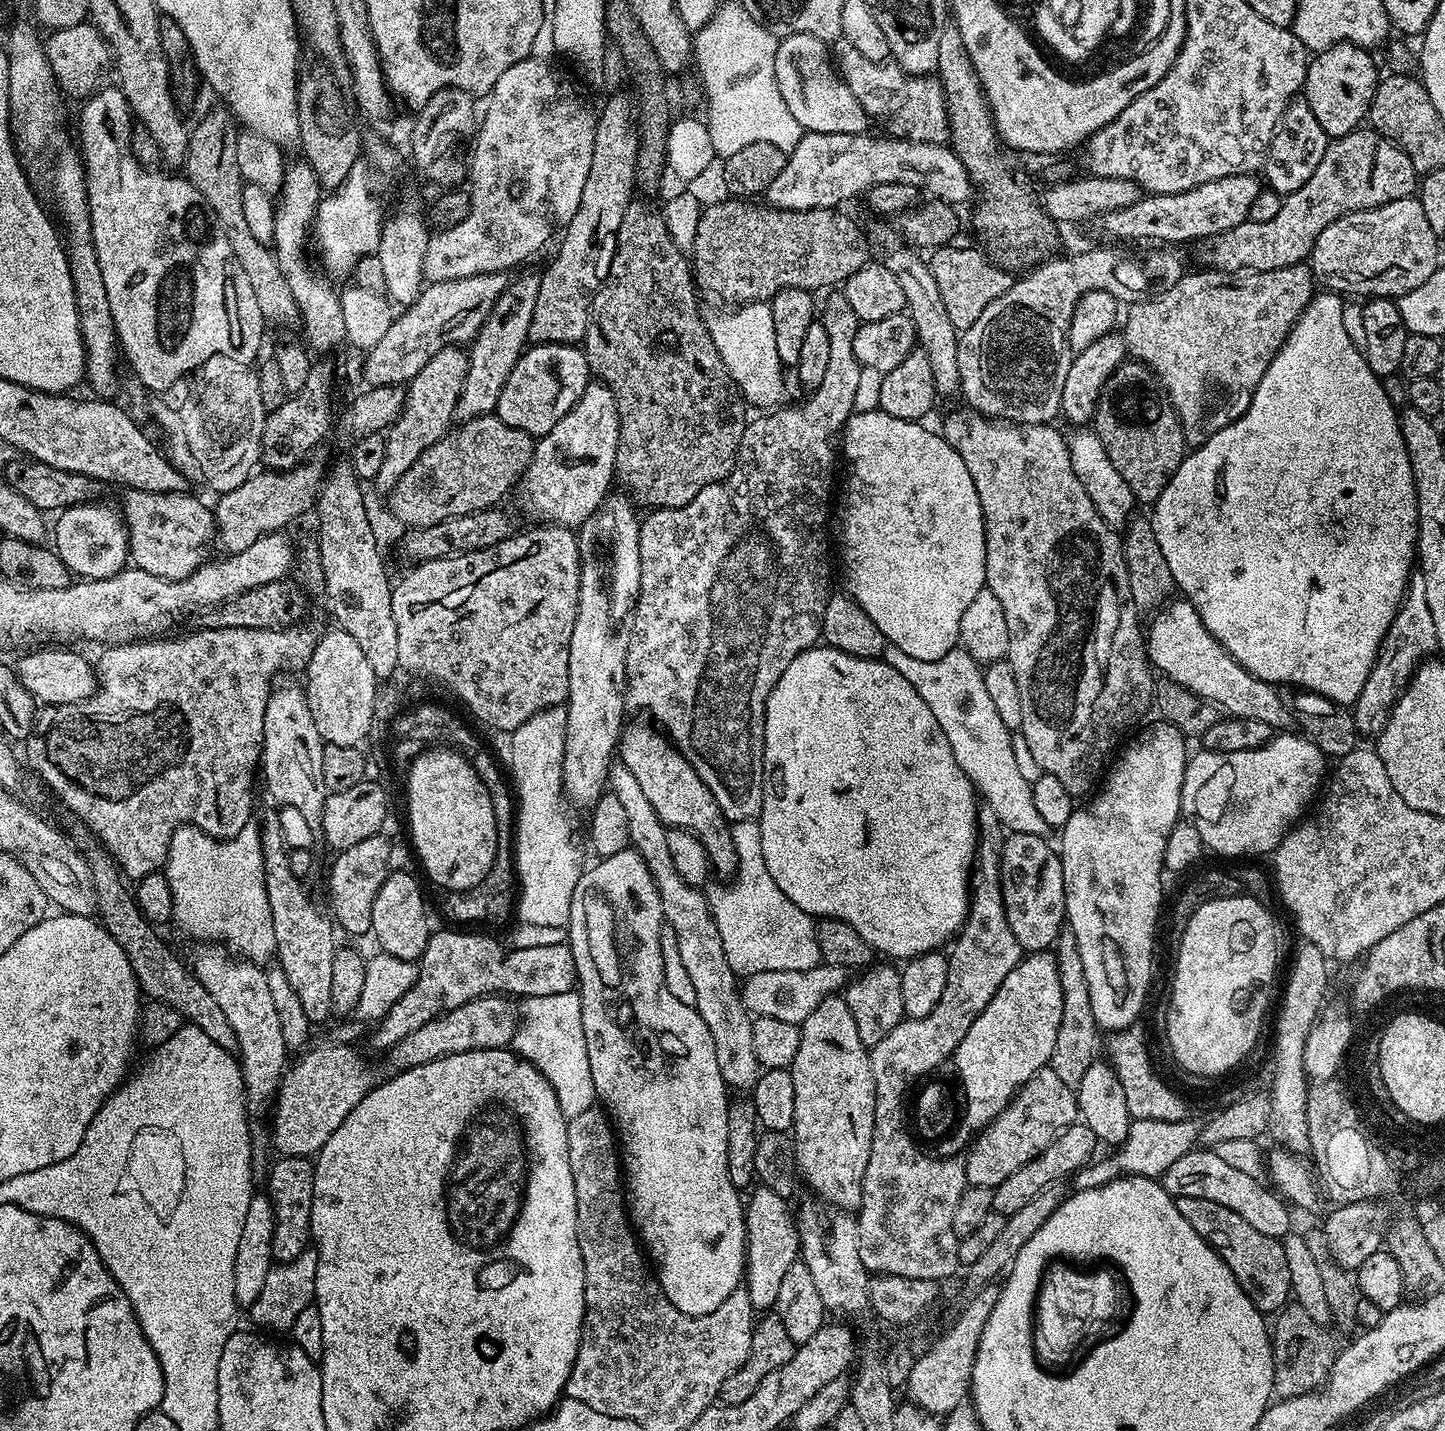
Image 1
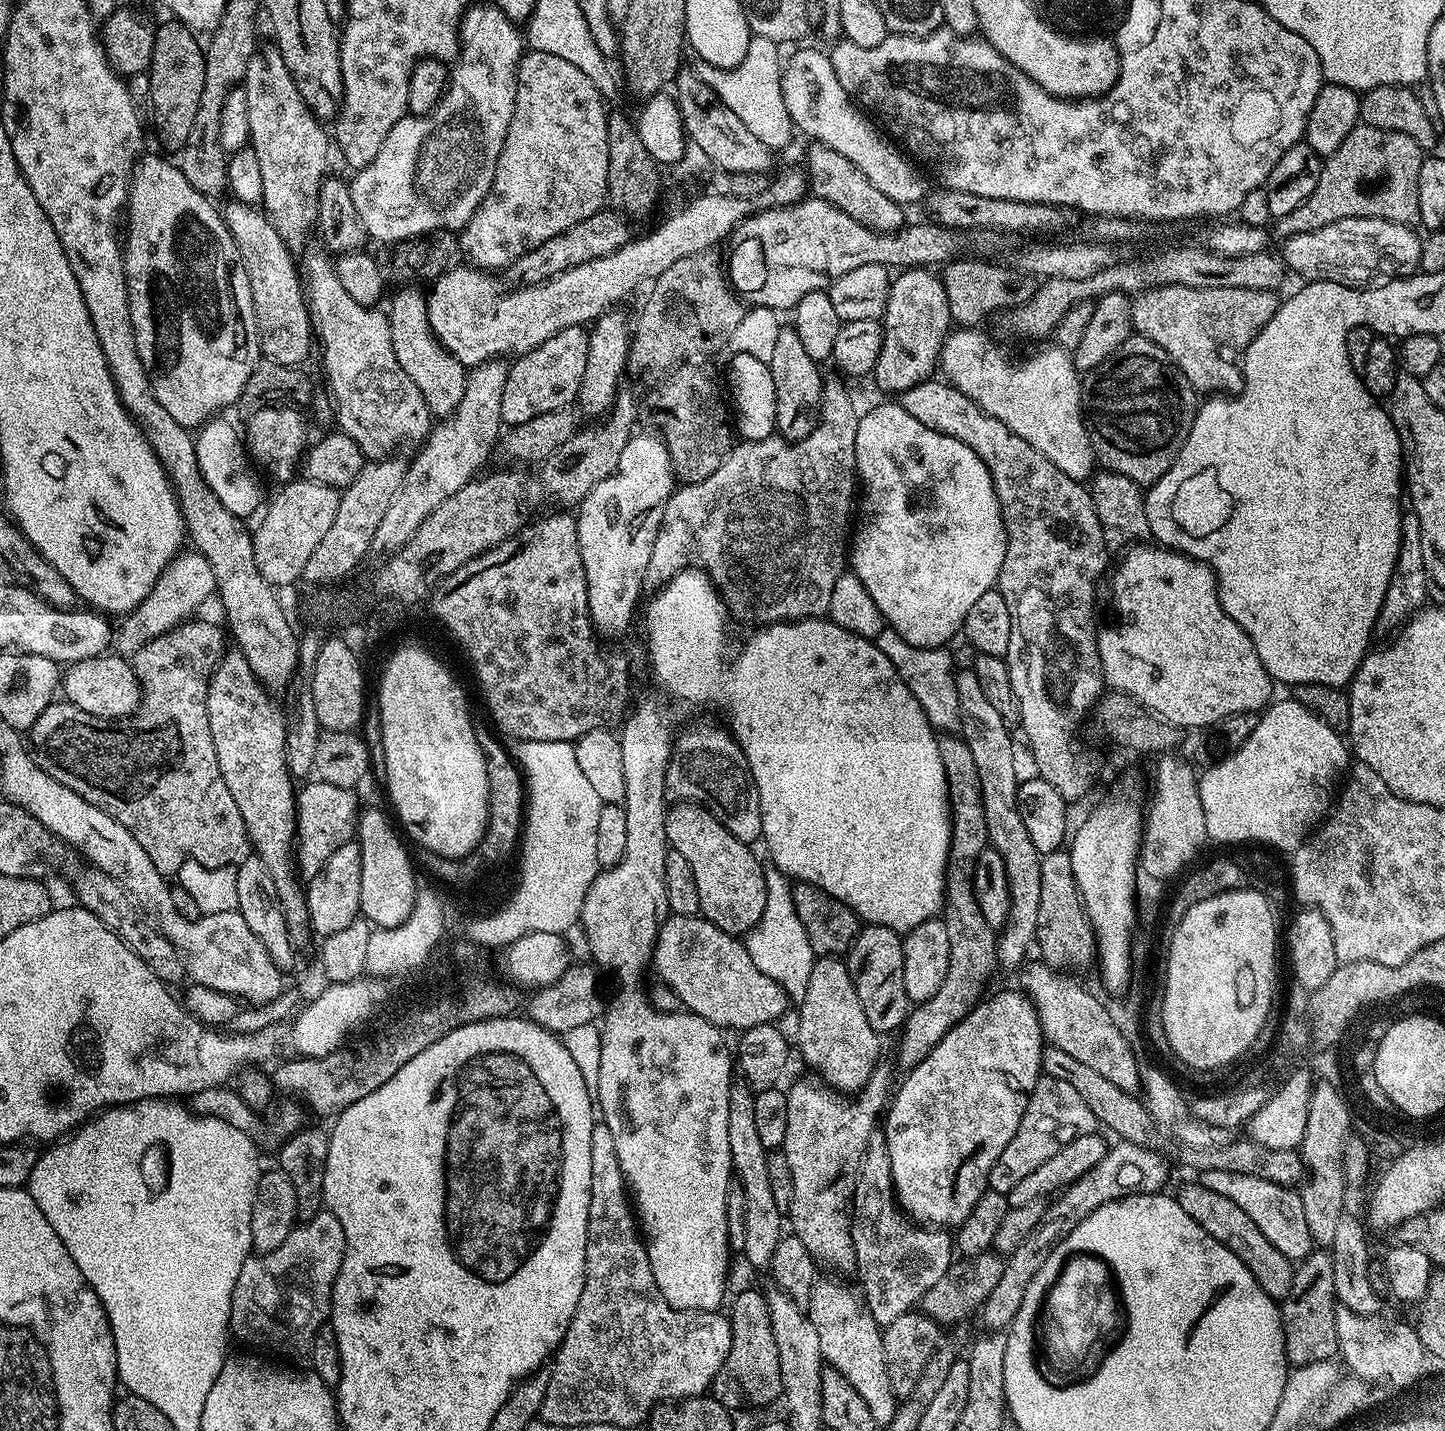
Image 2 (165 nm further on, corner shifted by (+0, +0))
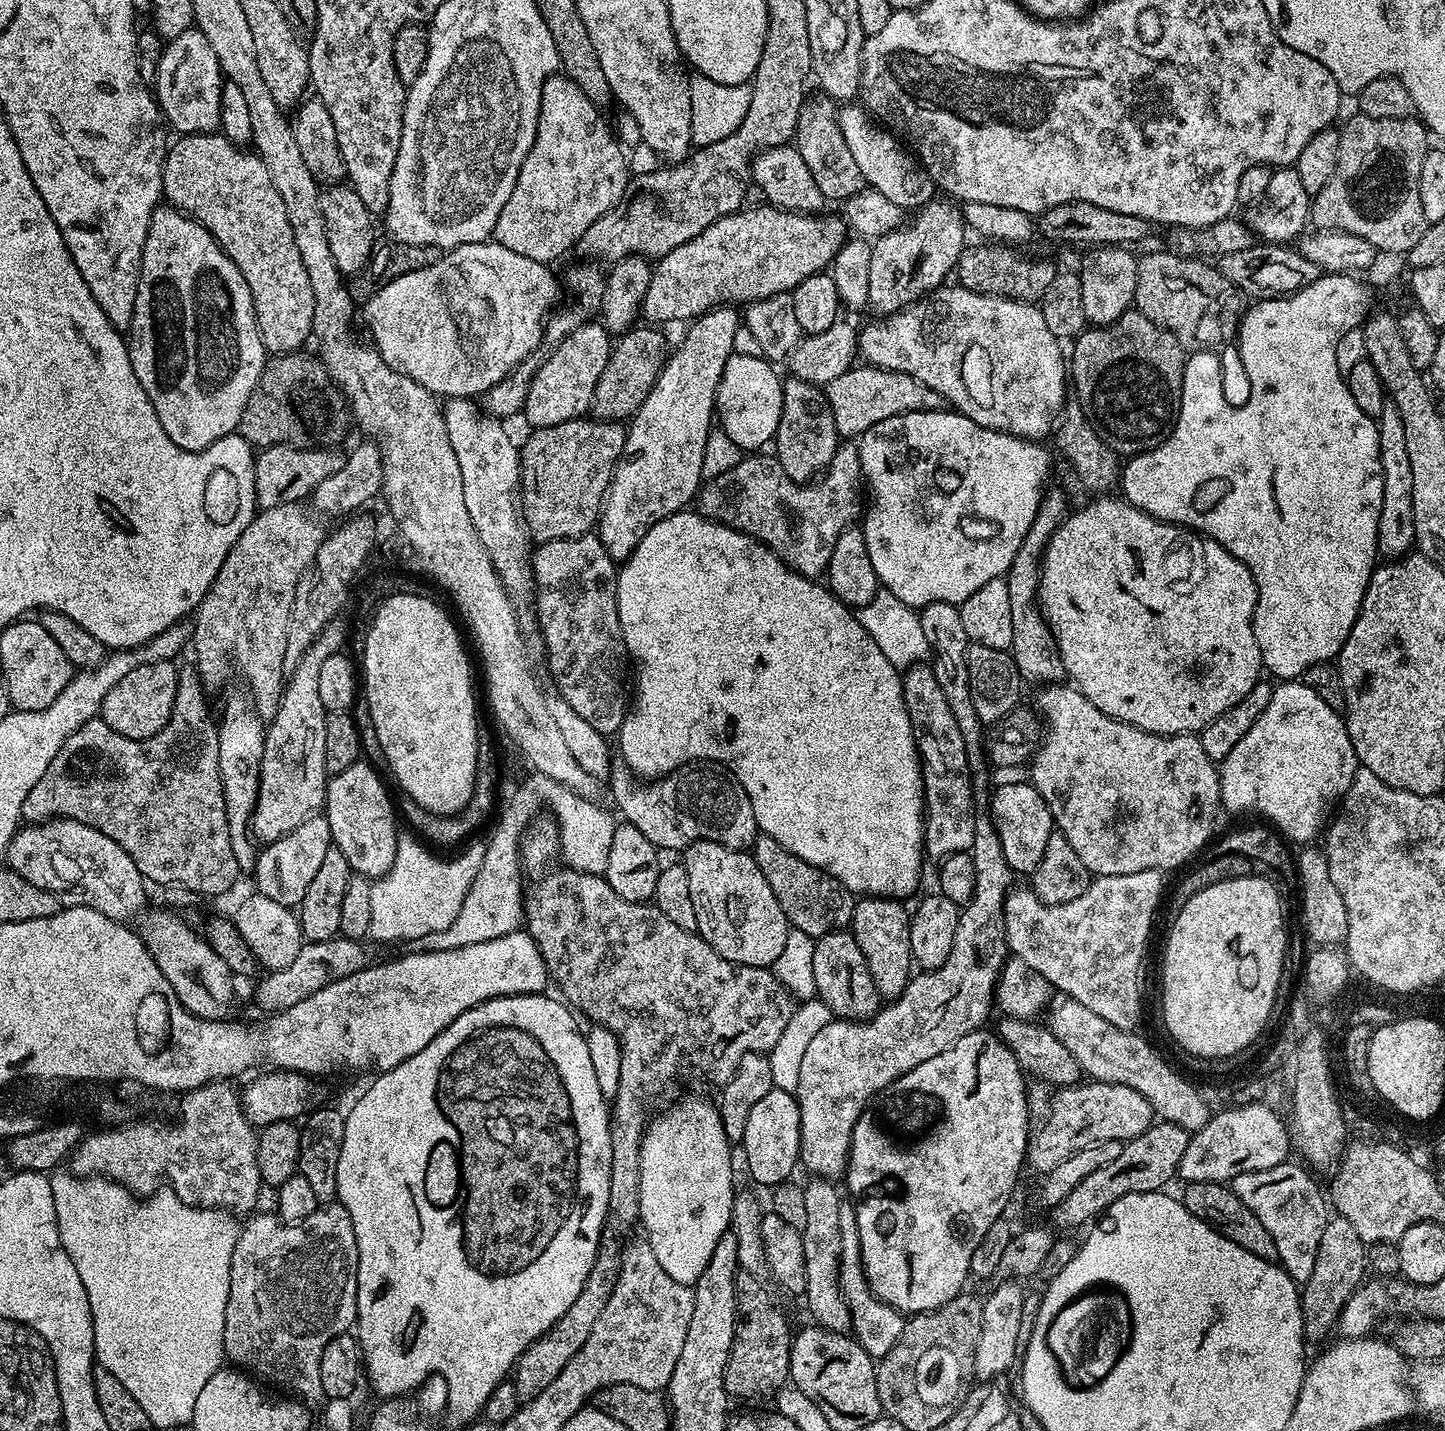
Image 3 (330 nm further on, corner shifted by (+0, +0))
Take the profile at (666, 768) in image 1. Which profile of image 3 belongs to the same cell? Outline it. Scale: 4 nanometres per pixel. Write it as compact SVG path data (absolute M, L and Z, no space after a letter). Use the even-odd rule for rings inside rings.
M695 840L683 849L682 856L686 878L690 878L690 899L694 901L694 918L698 918L696 932L699 936L730 962L771 969L786 945L790 925L786 914L782 914L782 906L778 906L778 898L774 898L774 890L770 890L770 882L766 882L766 874L762 874L755 858L747 851L727 848L709 840Z

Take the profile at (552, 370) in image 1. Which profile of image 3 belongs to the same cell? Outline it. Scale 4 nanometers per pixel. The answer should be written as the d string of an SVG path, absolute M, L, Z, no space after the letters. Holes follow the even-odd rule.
M589 322L575 328L561 344L555 345L545 355L544 363L530 382L530 390L526 394L526 402L522 409L522 416L532 423L533 429L554 426L567 420L579 420L591 409L594 386L598 386L598 378L602 378L602 370L606 370L606 362L612 353L613 343L613 337L603 323Z

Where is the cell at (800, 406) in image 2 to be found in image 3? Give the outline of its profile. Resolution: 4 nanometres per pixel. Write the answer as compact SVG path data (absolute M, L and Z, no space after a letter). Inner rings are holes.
M795 378L785 379L783 386L781 421L774 439L774 455L793 482L806 484L815 481L827 469L842 443L842 437L834 426L834 414L823 387Z

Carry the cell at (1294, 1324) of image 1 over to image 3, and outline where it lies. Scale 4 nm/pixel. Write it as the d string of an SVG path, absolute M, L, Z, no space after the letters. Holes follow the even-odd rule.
M1338 1214L1328 1221L1326 1230L1322 1230L1322 1242L1318 1246L1318 1258L1314 1258L1314 1270L1310 1278L1302 1286L1300 1305L1302 1306L1302 1322L1305 1341L1327 1341L1328 1335L1340 1323L1340 1315L1346 1302L1356 1293L1366 1273L1366 1245L1362 1238L1346 1218Z

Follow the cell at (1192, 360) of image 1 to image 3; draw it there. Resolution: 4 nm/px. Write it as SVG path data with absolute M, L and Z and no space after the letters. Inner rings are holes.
M1172 250L1167 251L1148 252L1137 259L1138 286L1134 301L1135 311L1146 314L1146 318L1150 318L1150 322L1173 332L1178 338L1178 342L1192 352L1216 350L1219 349L1219 344L1224 344L1227 340L1235 341L1241 319L1246 311L1245 297L1240 289L1235 288L1224 277L1219 267L1212 265L1211 268L1210 265L1203 264L1200 258L1181 256Z

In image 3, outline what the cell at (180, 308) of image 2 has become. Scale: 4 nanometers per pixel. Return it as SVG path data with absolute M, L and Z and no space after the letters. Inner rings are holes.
M158 206L150 218L130 335L126 343L134 374L138 374L142 390L154 402L158 422L170 434L174 446L200 452L239 429L242 410L246 410L246 402L266 363L250 286L246 286L238 266L220 249L220 243L179 208Z

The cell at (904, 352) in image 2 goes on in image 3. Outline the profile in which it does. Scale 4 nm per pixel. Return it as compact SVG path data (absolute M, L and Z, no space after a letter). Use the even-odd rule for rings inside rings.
M933 198L929 204L915 213L916 216L908 223L895 228L890 234L871 241L872 253L870 254L870 298L868 303L871 311L876 311L881 317L891 316L893 312L900 312L918 300L924 299L930 292L945 283L944 280L955 269L966 247L964 232L966 225L964 213L951 199Z

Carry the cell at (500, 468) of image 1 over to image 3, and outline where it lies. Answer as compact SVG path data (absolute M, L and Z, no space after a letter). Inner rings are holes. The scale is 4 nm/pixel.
M633 326L623 333L613 343L612 353L606 362L606 370L602 370L602 378L598 378L598 386L594 386L594 398L592 399L591 415L597 420L610 420L613 422L624 422L636 415L636 411L646 402L650 390L656 385L656 380L660 376L660 371L664 368L664 362L670 355L670 344L660 333L661 329L656 326L644 326L640 328Z

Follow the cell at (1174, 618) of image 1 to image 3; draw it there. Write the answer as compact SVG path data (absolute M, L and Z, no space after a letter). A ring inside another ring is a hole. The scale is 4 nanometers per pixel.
M1100 494L1092 498L1085 508L1080 508L1077 512L1076 509L1069 511L1044 548L1040 562L1038 599L1044 621L1048 623L1052 637L1056 639L1067 679L1085 698L1094 702L1094 706L1098 706L1102 714L1115 720L1133 724L1159 736L1199 734L1210 721L1218 718L1218 714L1230 710L1234 702L1242 702L1242 698L1246 698L1246 694L1250 694L1250 690L1254 690L1254 686L1261 683L1260 651L1252 629L1252 615L1256 609L1256 583L1250 570L1218 542L1201 536L1191 528L1181 528L1178 524L1165 524L1162 520L1155 520L1153 516L1123 498L1115 500L1112 494Z

